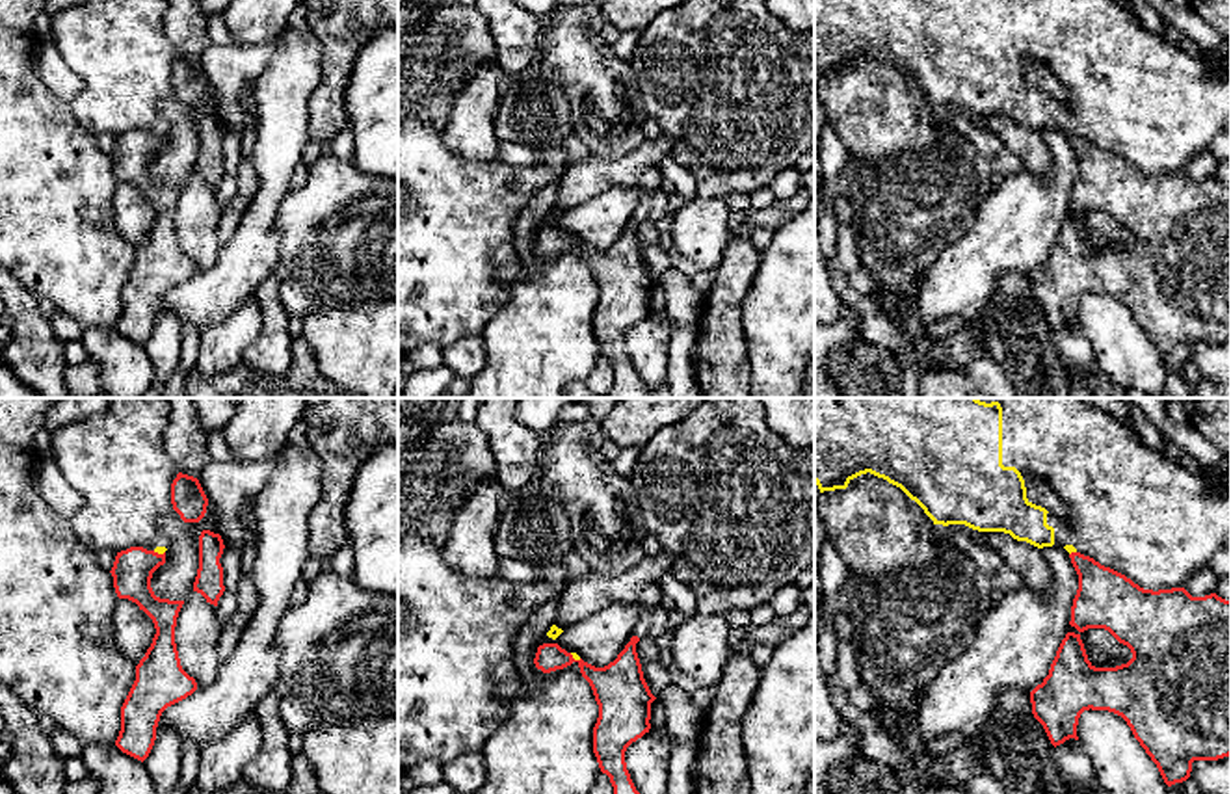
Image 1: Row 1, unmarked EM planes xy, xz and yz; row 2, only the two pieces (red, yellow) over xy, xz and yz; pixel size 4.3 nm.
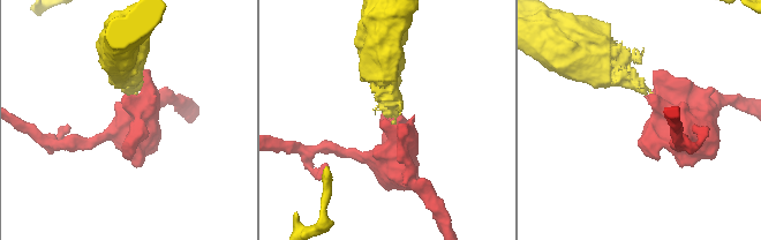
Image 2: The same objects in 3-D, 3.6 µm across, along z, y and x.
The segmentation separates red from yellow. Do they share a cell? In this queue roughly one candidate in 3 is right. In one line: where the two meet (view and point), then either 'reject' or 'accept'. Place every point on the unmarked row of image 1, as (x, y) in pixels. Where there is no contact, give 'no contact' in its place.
contact xz (573, 242); reject

